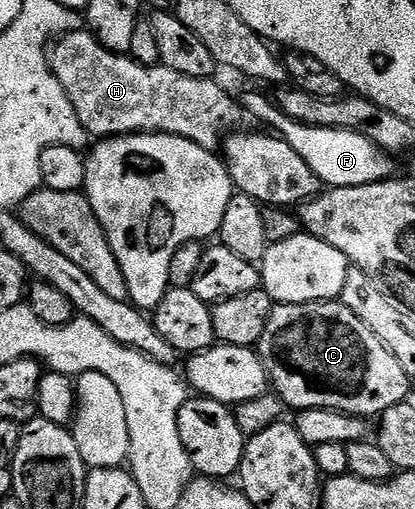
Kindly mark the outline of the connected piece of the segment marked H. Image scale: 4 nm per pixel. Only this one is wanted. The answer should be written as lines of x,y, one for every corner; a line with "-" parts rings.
87,30
66,33
54,45
49,59
51,70
67,91
67,97
75,107
77,118
83,123
83,129
95,138
129,136
141,132
168,132
171,136
183,136
186,140
211,150
216,147
214,144
238,122
239,112
241,116
241,108
236,97
215,84
214,79
198,80
182,76
162,66
140,64
130,55
110,52

